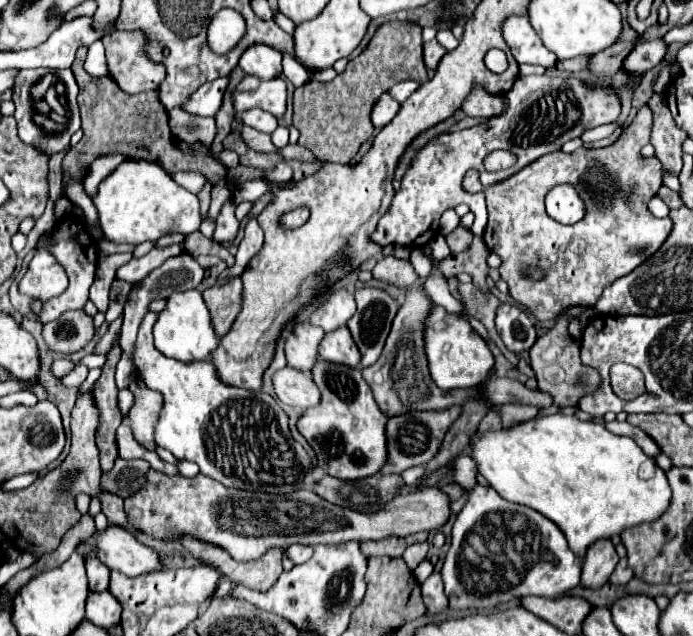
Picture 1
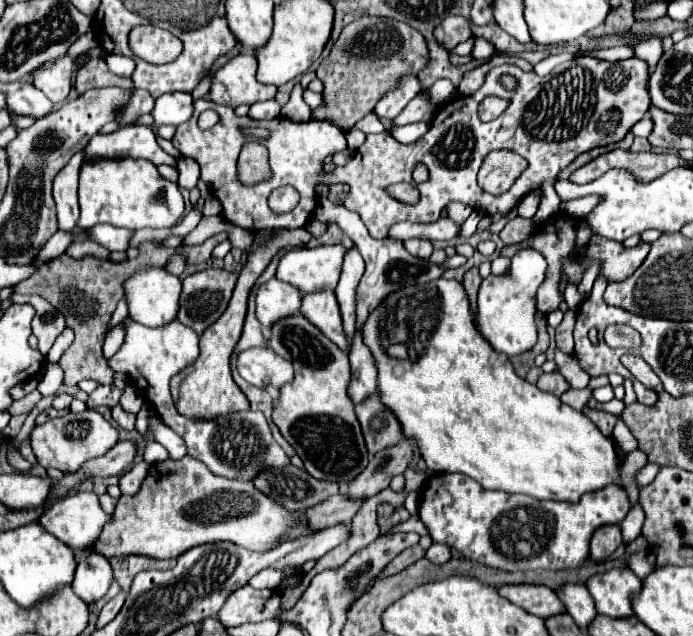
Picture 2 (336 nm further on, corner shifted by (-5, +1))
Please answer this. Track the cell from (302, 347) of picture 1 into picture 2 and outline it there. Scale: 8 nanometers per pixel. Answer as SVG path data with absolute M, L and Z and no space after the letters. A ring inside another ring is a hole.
M271 279L265 285L259 287L257 291L257 319L261 321L261 325L266 327L263 336L268 341L271 337L269 327L273 327L273 323L277 323L283 317L295 317L301 313L301 299L303 293L295 287L291 287L289 283L283 283L279 279Z

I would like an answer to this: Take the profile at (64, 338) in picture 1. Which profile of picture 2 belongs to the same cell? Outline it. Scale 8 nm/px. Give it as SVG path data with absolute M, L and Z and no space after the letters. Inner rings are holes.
M11 295L13 303L33 303L35 307L35 317L33 317L33 333L39 339L39 351L43 355L47 355L47 351L51 349L51 345L55 343L57 335L63 333L65 319L63 313L57 311L51 303L47 303L47 299L39 297L39 295Z

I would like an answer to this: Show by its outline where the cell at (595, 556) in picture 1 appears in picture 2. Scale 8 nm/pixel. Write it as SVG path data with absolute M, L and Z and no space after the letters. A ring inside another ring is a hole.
M603 525L593 533L589 557L593 563L603 561L603 559L611 557L621 545L623 545L623 539L621 539L619 525Z

